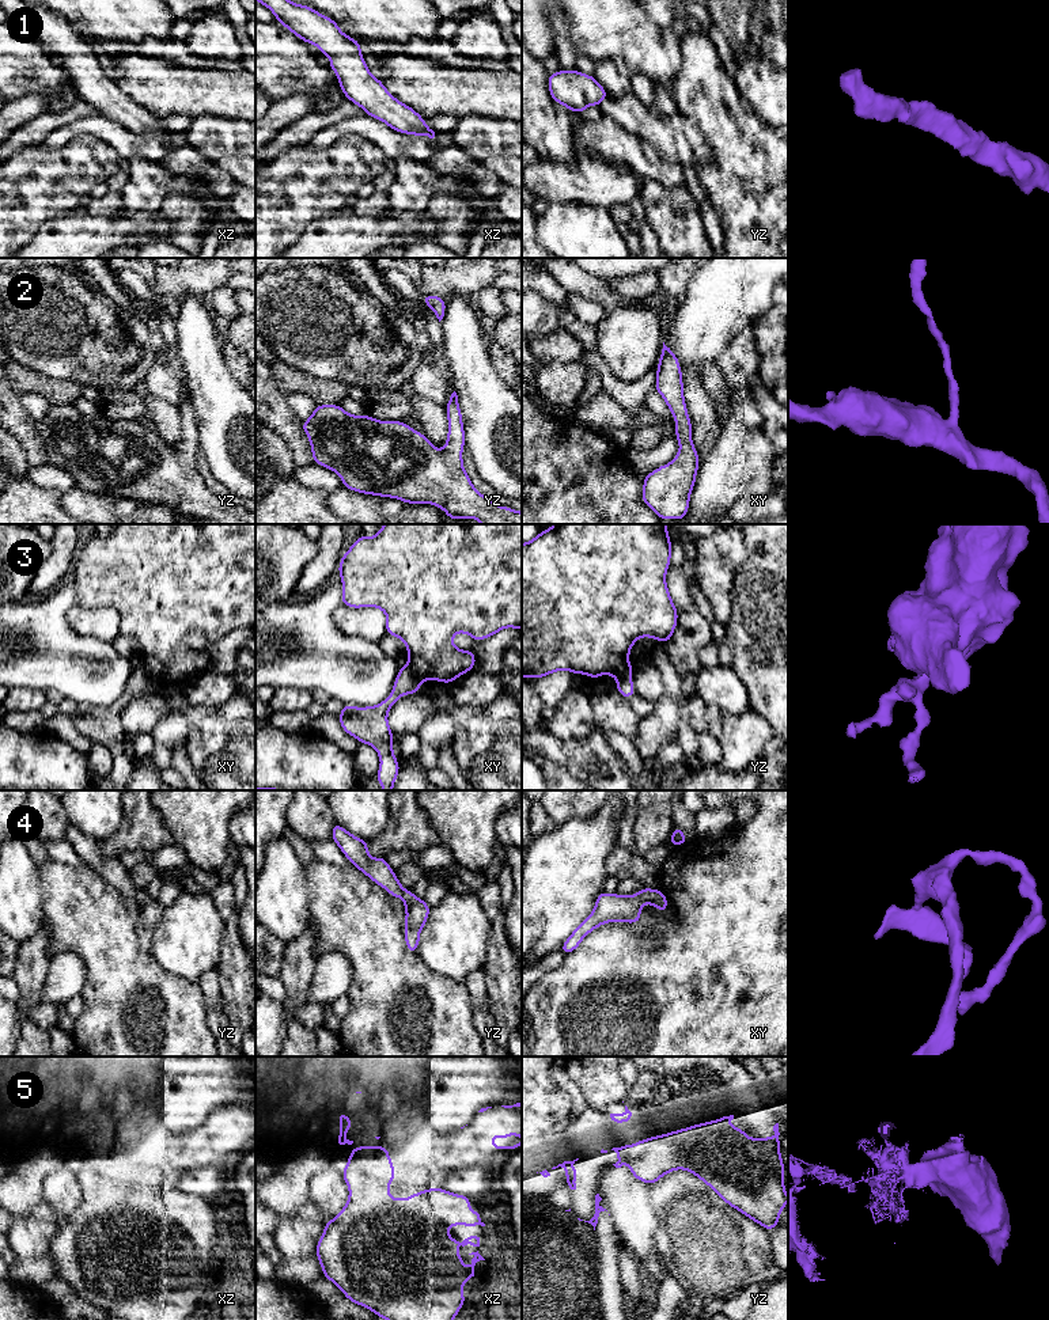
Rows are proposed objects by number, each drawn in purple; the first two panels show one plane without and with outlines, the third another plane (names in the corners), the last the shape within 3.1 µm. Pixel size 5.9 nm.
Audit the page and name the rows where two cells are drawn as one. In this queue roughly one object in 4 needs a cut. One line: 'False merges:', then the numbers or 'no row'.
False merges: 3, 5

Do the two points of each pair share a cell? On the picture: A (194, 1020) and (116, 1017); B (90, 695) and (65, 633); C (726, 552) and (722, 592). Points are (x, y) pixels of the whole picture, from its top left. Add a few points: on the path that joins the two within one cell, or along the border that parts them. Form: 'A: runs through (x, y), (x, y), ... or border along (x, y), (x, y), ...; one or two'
A: runs through (174, 1020), (133, 1001); one
B: runs through (90, 681), (68, 659), (68, 648); one
C: runs through (722, 561), (722, 583); one

